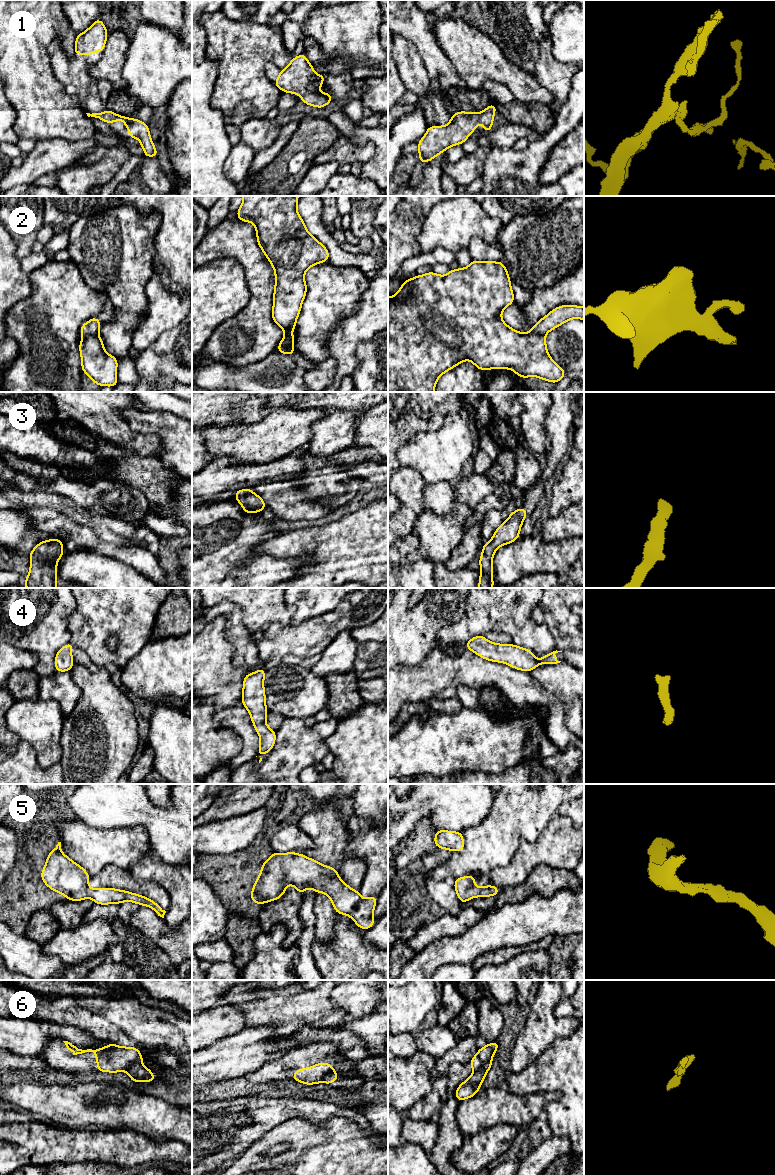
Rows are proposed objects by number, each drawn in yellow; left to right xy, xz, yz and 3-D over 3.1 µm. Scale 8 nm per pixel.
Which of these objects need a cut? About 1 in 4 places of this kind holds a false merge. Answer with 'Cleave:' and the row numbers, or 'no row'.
Cleave: 2, 6

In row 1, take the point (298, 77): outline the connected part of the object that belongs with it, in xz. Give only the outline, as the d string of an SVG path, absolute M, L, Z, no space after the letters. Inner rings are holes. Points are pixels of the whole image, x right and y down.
M305 53L293 57L290 64L280 70L279 77L273 82L284 93L301 95L301 101L310 106L323 108L333 101L332 94L316 92L320 89L326 74L317 75Z

